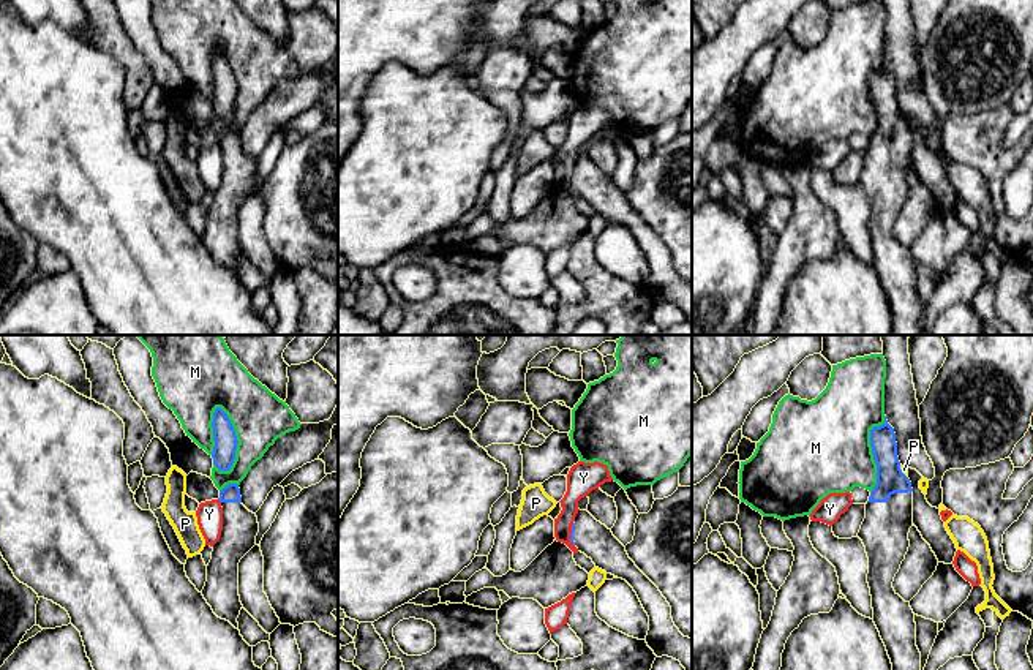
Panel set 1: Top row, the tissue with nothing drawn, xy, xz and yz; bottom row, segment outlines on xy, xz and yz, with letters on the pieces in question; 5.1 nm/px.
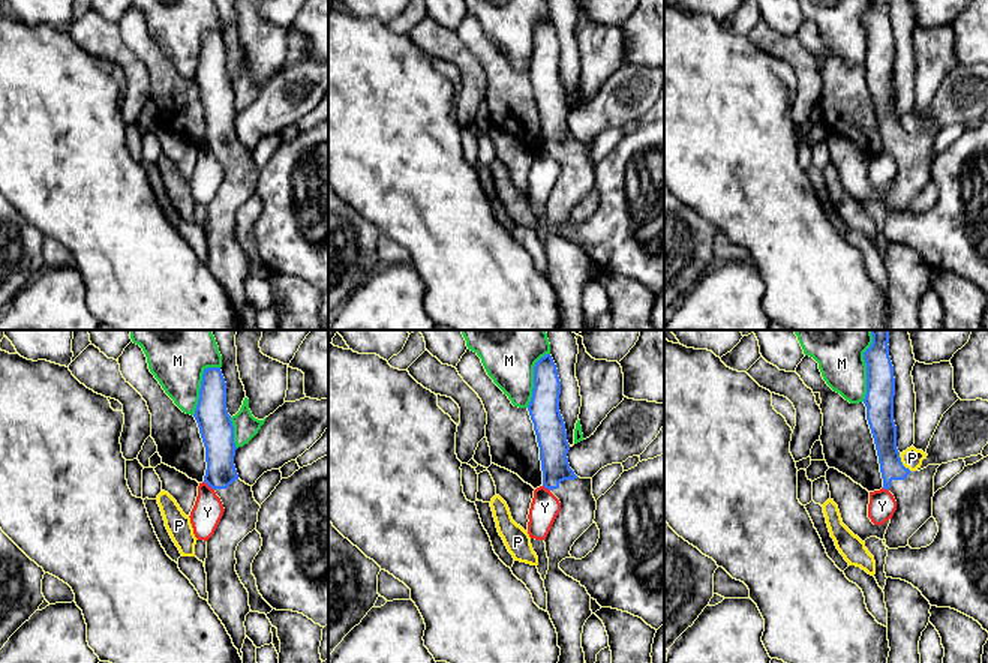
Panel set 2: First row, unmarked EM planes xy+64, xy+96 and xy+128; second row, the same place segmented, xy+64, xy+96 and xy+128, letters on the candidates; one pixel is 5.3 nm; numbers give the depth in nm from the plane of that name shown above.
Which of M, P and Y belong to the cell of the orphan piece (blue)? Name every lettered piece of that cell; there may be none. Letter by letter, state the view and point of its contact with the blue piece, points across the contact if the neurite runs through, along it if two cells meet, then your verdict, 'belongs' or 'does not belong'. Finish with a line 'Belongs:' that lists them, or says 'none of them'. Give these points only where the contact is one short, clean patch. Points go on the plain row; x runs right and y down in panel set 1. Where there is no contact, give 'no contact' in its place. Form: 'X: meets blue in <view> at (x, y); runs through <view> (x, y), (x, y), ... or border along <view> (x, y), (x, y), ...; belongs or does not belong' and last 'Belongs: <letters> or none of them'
M: meets blue in xy at (236, 84); does not belong
P: meets blue in yz at (901, 117); border along yz (899, 111), (907, 124); does not belong
Y: meets blue in xz at (570, 180); border along xz (572, 169), (570, 188), (574, 191); does not belong
Belongs: none of them

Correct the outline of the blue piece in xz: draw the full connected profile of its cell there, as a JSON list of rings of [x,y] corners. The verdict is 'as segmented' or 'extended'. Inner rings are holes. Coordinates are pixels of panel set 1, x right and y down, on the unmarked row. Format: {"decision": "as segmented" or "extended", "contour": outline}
{"decision": "extended", "contour": [[[578,156],[572,171],[570,188],[592,205],[595,213],[625,226],[637,239],[649,262],[648,292],[657,303],[668,302],[681,308],[692,324],[692,284],[674,272],[671,253],[659,234],[635,212],[625,193],[611,175],[597,168],[588,156]]]}

